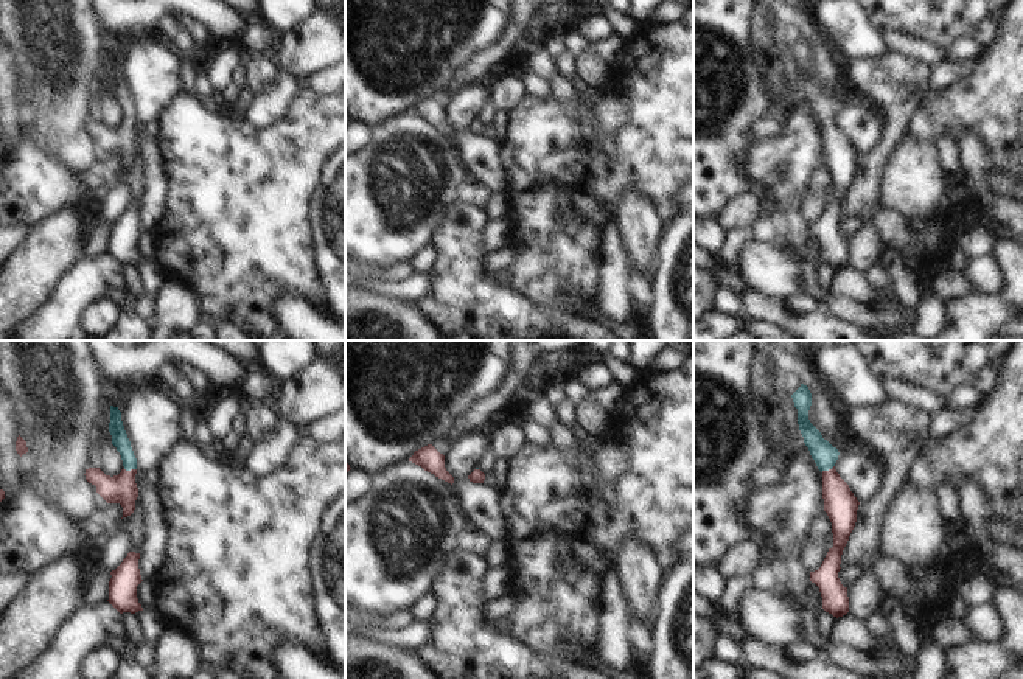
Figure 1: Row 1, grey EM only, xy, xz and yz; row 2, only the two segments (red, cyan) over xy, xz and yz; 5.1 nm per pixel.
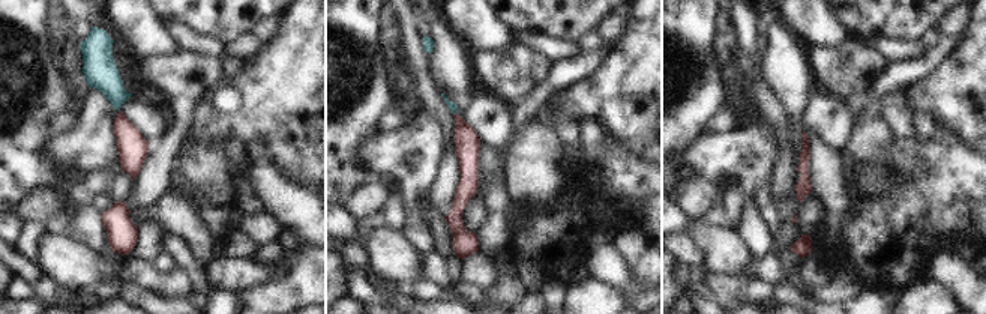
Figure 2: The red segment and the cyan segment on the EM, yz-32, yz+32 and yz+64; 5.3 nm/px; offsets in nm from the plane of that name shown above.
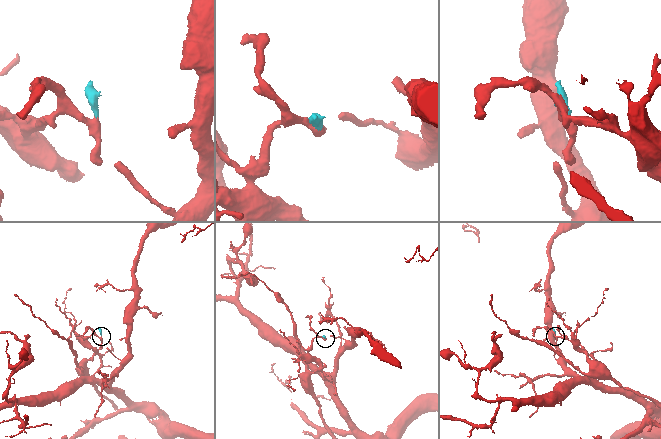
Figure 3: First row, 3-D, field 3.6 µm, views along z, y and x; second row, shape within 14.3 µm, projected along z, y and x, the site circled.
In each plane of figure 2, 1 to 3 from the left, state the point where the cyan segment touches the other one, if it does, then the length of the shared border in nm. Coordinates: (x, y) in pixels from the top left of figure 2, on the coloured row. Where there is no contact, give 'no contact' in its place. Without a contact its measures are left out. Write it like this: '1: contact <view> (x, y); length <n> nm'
1: no contact
2: no contact
3: no contact

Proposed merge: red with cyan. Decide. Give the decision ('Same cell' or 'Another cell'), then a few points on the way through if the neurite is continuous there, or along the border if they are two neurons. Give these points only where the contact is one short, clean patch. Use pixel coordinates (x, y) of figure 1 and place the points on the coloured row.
Same cell. Path across: xy (122, 488), (131, 470), (128, 454), (120, 440).

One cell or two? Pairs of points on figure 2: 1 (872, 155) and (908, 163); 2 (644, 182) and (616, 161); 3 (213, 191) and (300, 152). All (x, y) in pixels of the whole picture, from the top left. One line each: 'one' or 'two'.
1: two
2: one
3: two

